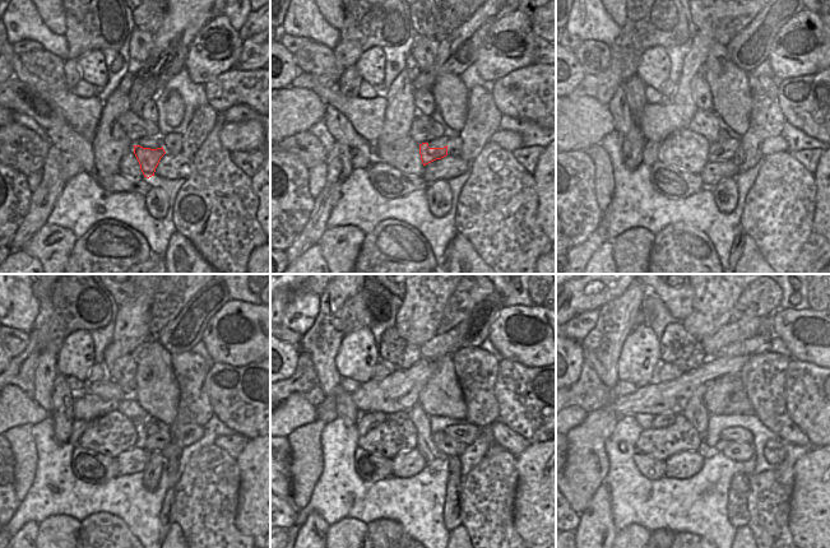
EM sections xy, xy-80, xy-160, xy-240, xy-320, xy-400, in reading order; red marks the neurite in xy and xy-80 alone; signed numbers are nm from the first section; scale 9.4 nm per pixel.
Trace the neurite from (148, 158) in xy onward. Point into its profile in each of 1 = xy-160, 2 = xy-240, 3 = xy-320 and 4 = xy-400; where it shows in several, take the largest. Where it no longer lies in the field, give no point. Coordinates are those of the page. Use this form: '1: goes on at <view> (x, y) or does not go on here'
1: goes on at xy-160 (719, 154)
2: goes on at xy-240 (152, 442)
3: goes on at xy-320 (450, 446)
4: goes on at xy-400 (737, 451)

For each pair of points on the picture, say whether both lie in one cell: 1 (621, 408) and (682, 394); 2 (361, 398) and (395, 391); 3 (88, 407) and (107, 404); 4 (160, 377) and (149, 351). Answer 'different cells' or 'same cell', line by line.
1: same cell
2: same cell
3: same cell
4: same cell

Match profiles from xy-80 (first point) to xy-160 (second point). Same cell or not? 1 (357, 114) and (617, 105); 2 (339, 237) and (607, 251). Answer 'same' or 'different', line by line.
1: different
2: different

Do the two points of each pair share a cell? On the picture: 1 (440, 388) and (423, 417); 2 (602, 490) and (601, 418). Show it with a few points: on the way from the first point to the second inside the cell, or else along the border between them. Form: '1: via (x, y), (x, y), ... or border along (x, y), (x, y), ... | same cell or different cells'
1: border along (420, 403), (429, 416) | different cells
2: border along (603, 482), (585, 509) | different cells

